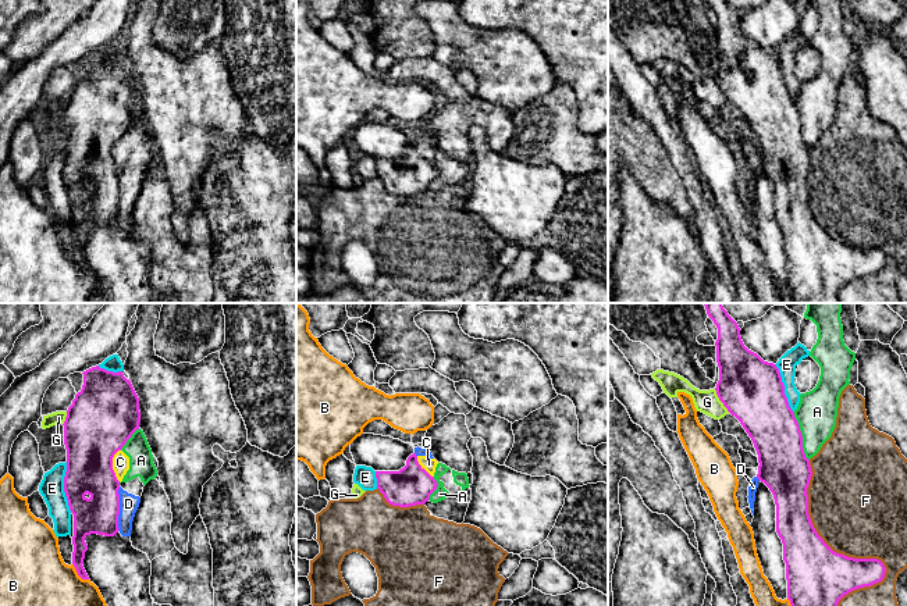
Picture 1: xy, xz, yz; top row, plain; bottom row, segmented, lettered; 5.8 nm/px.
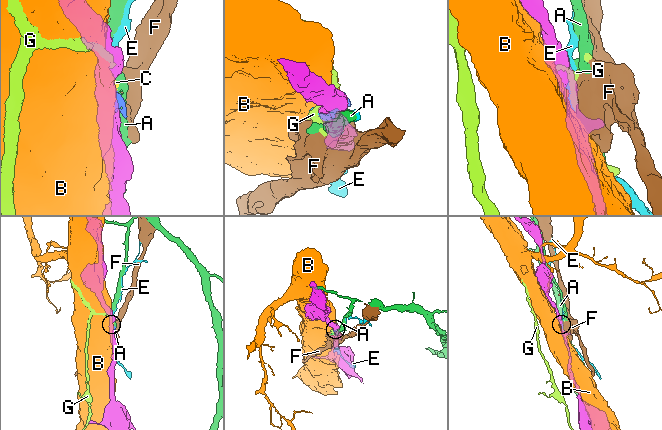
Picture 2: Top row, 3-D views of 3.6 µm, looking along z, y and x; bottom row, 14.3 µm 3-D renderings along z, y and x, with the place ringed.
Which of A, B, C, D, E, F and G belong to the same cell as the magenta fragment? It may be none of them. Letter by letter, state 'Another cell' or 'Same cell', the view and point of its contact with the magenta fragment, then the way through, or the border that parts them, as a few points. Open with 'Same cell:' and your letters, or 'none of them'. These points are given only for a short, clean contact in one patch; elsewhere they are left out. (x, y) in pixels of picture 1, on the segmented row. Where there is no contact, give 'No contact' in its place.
Same cell: none of them
A: Another cell. Touches magenta at yz (801, 437)
B: Another cell. Touches magenta at xy (78, 574)
C: Another cell. Touches magenta at xy (111, 466). Boundary: xy (118, 449), (113, 457), (113, 471), (120, 481)
D: Another cell. Touches magenta at xy (118, 509). Boundary: xy (120, 487), (117, 530)
E: Another cell. Touches magenta at xy (64, 487)
F: Another cell. Touches magenta at yz (843, 555)
G: Another cell. Touches magenta at yz (719, 399)

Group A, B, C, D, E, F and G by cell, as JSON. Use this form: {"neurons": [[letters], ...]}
{"neurons": [["A", "C", "D"], ["B"], ["E"], ["F"], ["G"]]}

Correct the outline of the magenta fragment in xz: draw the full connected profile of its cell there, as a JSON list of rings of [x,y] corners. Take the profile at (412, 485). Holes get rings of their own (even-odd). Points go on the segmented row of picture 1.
[[[410,454],[399,471],[376,471],[377,488],[392,506],[409,507],[424,505],[438,484]]]

